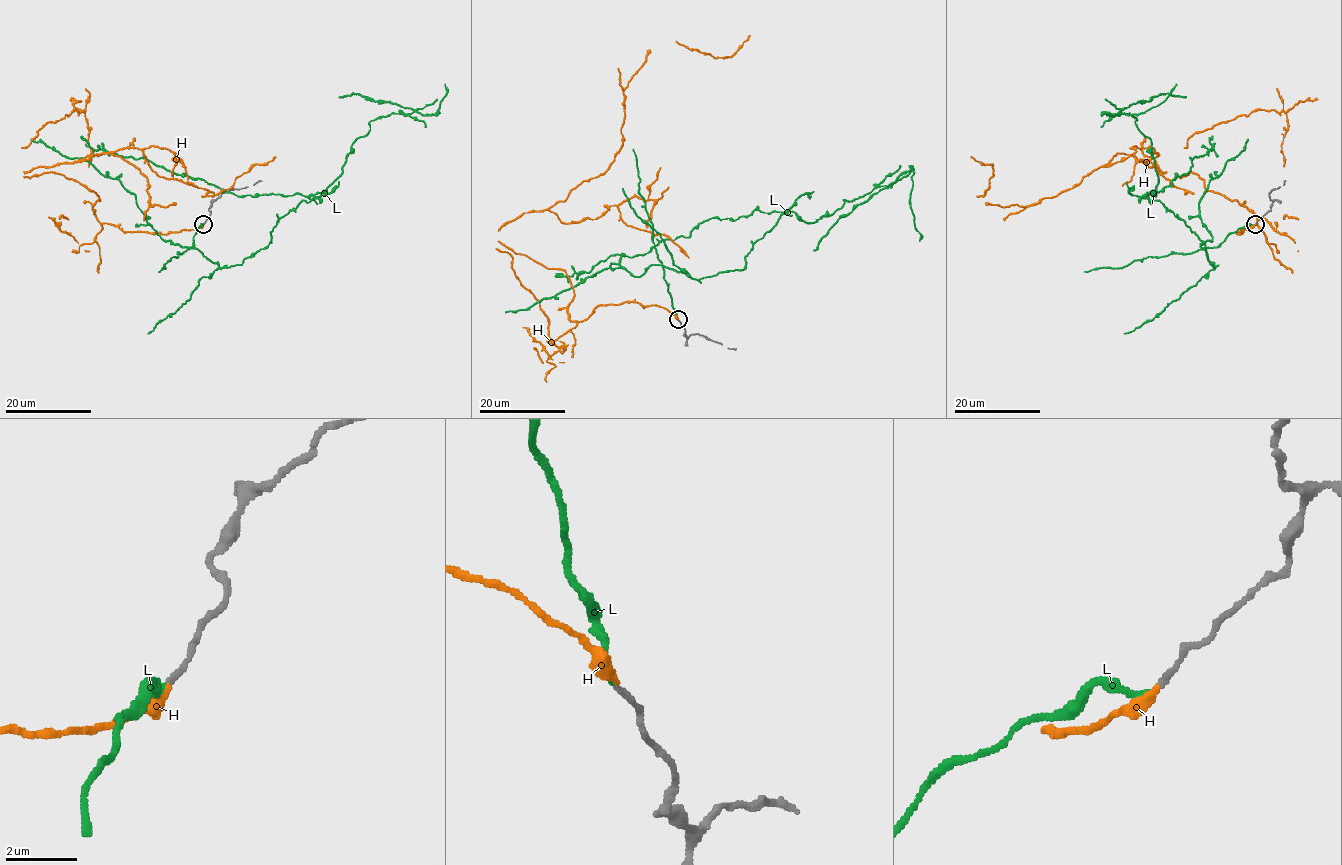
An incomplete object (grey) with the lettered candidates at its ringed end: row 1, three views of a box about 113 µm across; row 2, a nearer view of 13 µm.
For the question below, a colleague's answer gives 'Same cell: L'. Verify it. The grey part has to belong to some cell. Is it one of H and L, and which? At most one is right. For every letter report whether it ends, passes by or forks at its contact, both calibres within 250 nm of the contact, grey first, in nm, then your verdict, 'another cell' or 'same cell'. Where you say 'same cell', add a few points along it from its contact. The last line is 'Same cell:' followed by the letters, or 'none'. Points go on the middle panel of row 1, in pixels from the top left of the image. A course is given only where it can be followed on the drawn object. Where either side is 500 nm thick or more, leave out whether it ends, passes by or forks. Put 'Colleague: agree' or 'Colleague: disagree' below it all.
H: it ends there; 160 nm thick on the grey side, 320 nm on the other; same cell
L: it ends there; 160 nm thick on the grey side, 180 nm on the other; another cell
Same cell: H
Colleague: disagree

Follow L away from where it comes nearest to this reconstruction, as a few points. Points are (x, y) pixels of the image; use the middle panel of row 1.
L: (677, 320), (664, 267), (695, 279), (741, 270), (785, 211), (813, 223), (911, 170), (919, 241)

